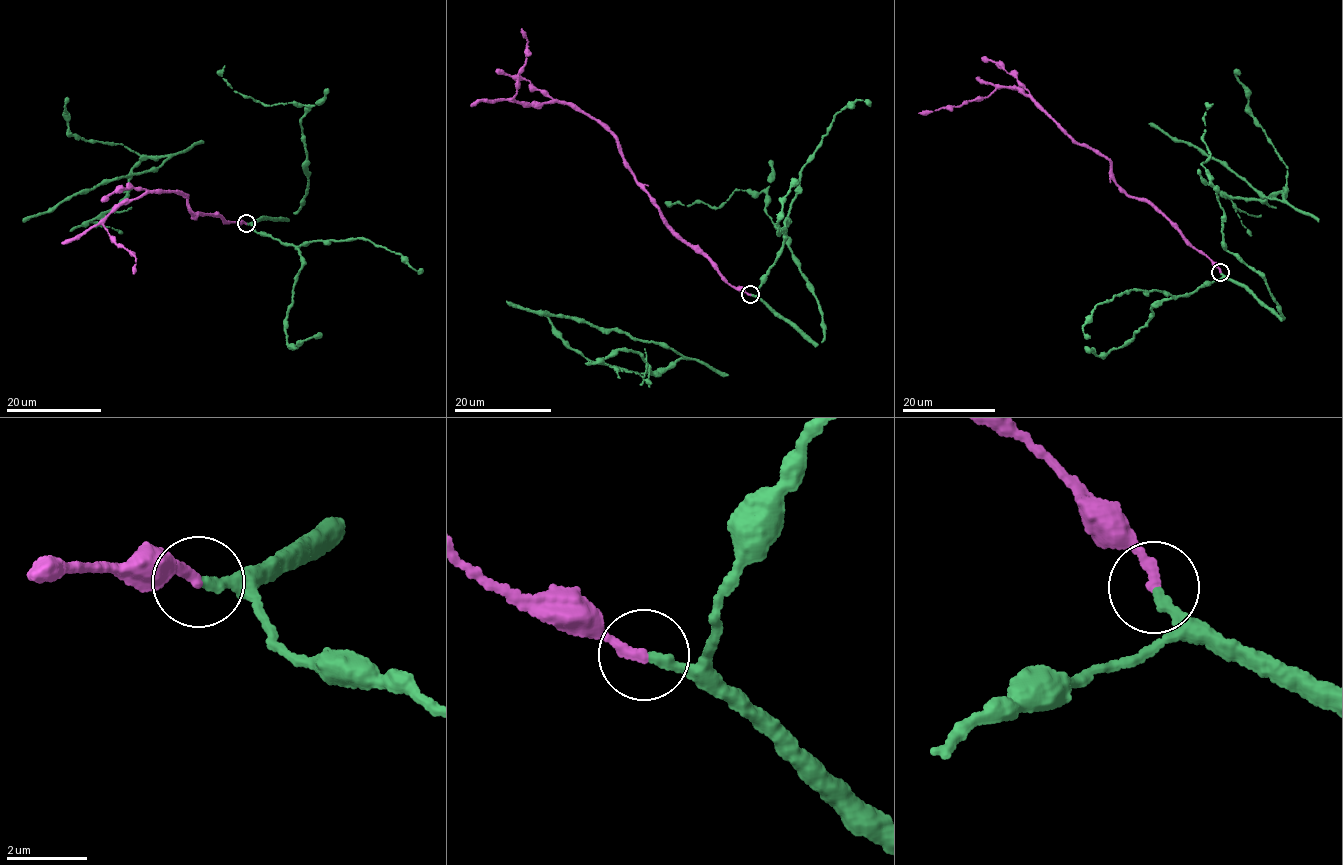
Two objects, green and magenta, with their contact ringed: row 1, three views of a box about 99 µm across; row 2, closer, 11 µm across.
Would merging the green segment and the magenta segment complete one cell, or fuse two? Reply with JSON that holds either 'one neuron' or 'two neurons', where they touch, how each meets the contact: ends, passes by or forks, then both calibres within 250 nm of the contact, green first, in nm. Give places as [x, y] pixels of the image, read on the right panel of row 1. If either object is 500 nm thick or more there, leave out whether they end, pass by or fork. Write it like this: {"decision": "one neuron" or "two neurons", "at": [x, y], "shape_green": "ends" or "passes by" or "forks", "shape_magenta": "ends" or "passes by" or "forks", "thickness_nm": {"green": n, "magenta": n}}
{"decision": "one neuron", "at": [1220, 272], "shape_green": "ends", "shape_magenta": "ends", "thickness_nm": {"green": 280, "magenta": 300}}

